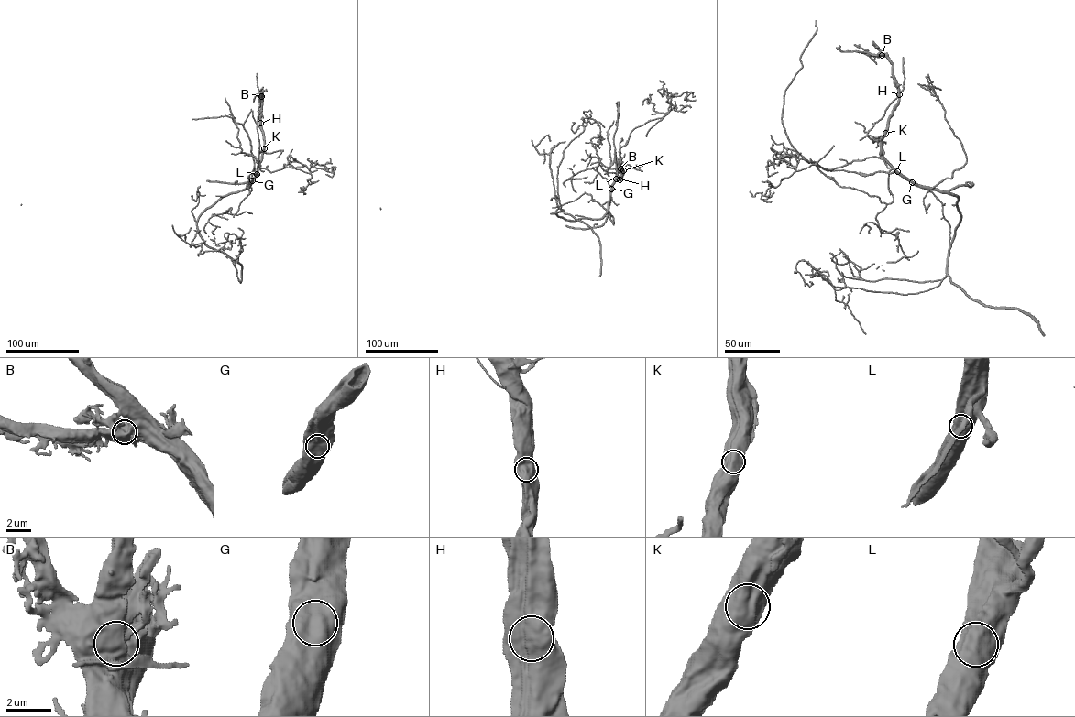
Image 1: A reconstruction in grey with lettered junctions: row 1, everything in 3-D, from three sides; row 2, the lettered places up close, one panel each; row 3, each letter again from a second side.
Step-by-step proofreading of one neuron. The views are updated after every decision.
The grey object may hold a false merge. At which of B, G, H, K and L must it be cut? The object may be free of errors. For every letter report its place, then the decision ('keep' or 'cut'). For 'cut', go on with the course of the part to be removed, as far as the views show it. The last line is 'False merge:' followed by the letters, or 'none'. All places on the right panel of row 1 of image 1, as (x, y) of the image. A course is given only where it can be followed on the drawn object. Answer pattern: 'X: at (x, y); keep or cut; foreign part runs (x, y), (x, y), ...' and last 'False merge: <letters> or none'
B: at (882, 55); keep
G: at (912, 182); keep
H: at (899, 94); keep
K: at (885, 133); keep
L: at (897, 171); keep
False merge: none

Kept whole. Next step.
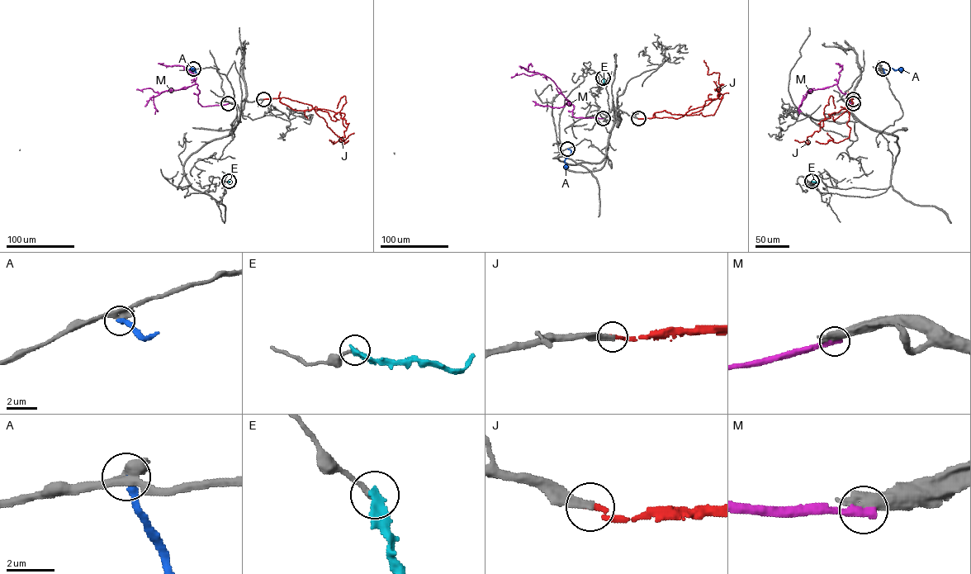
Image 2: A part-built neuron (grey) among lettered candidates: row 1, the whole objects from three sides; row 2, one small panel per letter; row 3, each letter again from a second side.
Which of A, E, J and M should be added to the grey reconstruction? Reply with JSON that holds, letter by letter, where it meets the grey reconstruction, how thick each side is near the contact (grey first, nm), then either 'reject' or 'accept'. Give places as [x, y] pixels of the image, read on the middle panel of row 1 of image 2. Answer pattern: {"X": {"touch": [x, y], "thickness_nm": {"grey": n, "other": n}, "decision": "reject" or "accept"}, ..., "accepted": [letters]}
{"A": {"touch": [567, 149], "thickness_nm": {"grey": 440, "other": 280}, "decision": "reject"}, "E": {"touch": [603, 78], "thickness_nm": {"grey": 200, "other": 400}, "decision": "reject"}, "J": {"touch": [638, 118], "thickness_nm": {"grey": 340, "other": 240}, "decision": "accept"}, "M": {"touch": [603, 118], "thickness_nm": {"grey": 600, "other": 420}, "decision": "reject"}, "accepted": ["J"]}

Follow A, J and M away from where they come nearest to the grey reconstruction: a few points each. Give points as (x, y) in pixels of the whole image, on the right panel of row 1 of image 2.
A: (883, 68), (886, 73), (891, 68), (899, 69), (901, 73)
J: (853, 99), (845, 106), (849, 111), (832, 113), (818, 123), (820, 130), (807, 137), (809, 144), (794, 139)
M: (853, 103), (852, 106), (836, 83), (807, 92), (799, 106), (799, 114)

